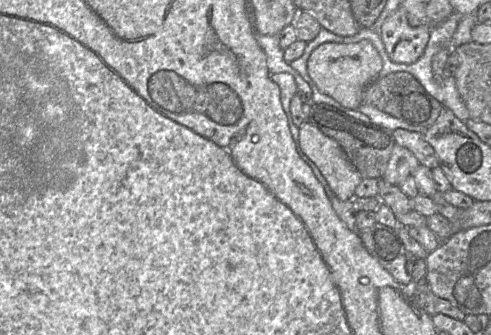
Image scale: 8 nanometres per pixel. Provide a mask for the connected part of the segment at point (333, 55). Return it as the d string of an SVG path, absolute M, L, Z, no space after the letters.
M368 40L352 44L323 43L311 53L307 61L308 74L319 91L351 110L358 110L364 89L378 78L381 69L381 57Z

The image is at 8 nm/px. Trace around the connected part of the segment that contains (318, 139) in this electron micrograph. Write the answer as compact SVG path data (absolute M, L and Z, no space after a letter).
M309 122L299 129L302 151L317 166L336 197L341 201L356 197L355 190L363 177L341 146Z

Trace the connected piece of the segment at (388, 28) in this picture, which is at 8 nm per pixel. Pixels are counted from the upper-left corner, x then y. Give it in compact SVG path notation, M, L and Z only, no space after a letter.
M398 8L382 24L380 37L390 60L411 64L423 54L430 29L425 25L412 26L405 11Z

